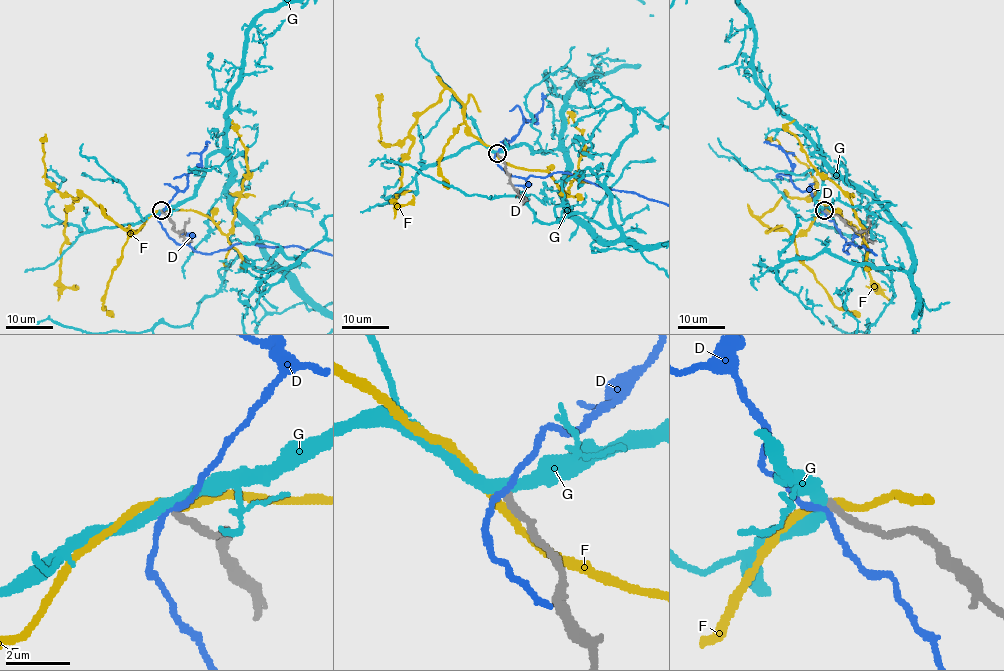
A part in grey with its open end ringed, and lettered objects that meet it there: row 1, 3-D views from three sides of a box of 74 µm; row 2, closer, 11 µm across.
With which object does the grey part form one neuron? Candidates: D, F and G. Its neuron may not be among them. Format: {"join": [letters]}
{"join": []}

